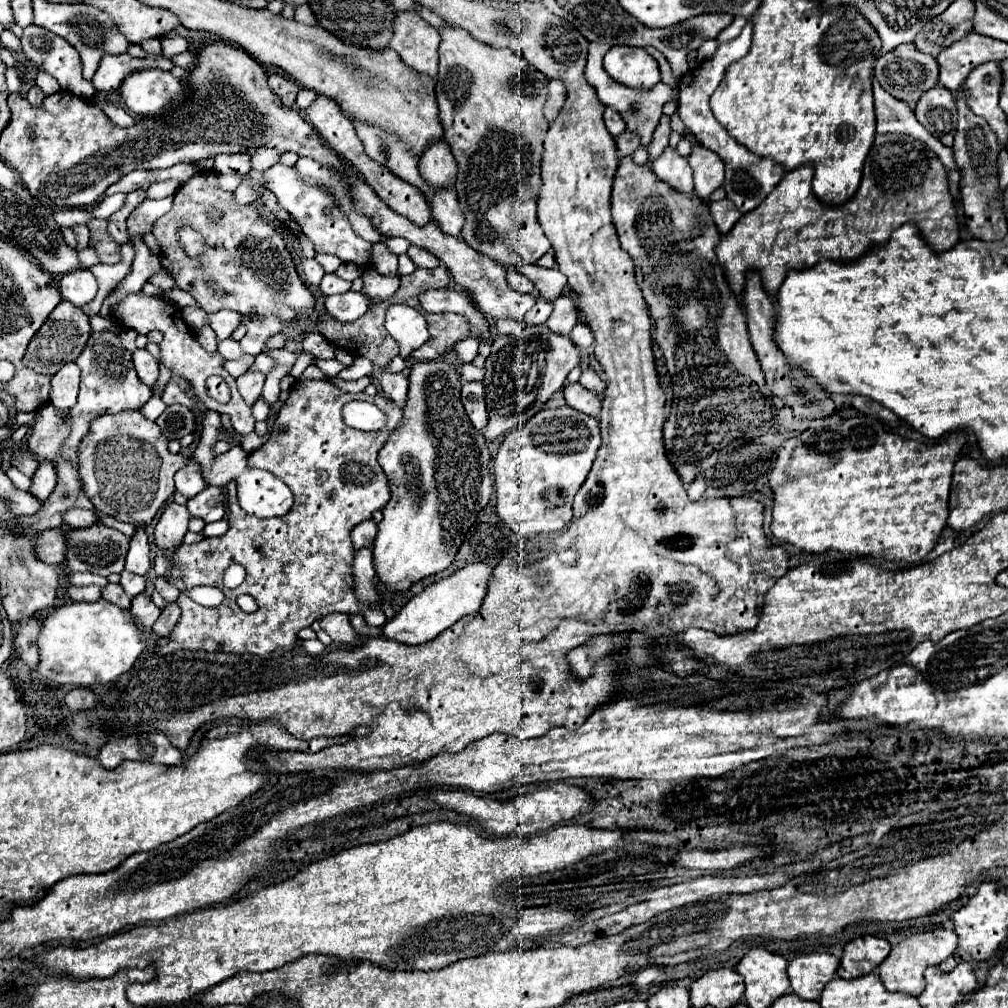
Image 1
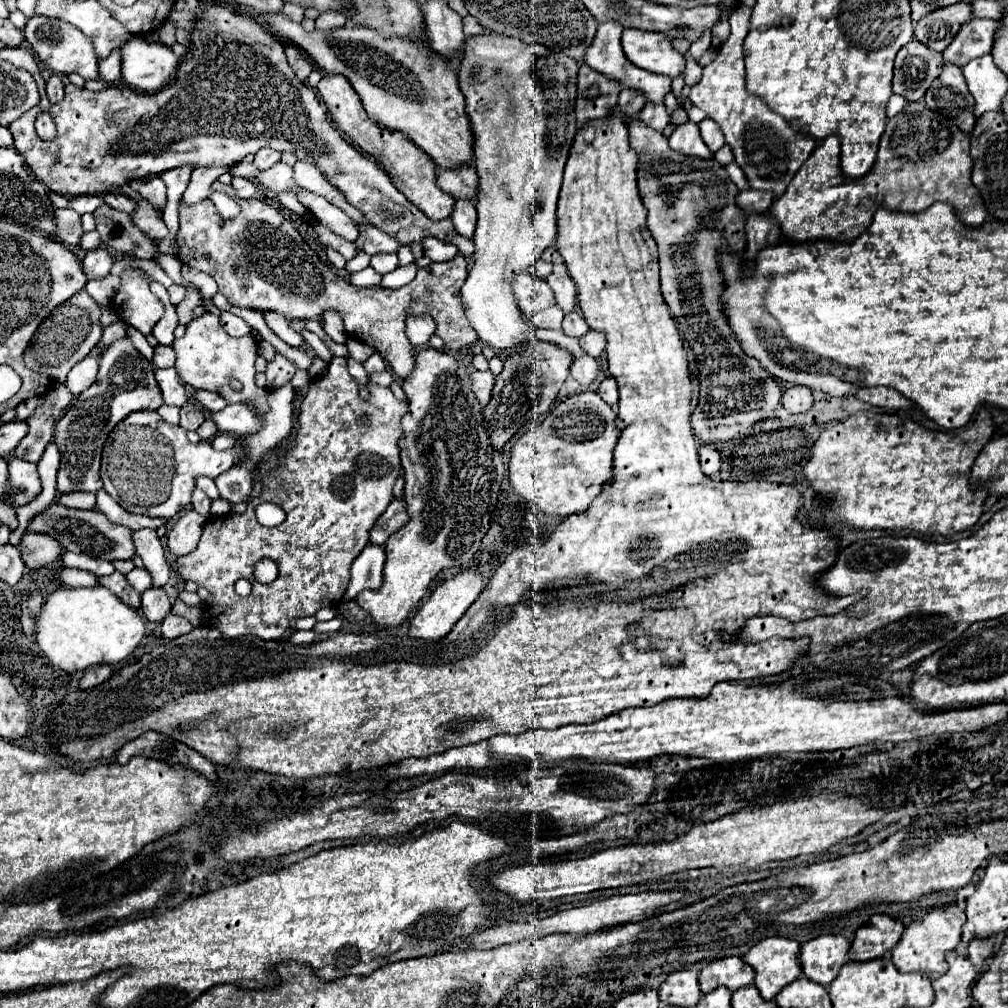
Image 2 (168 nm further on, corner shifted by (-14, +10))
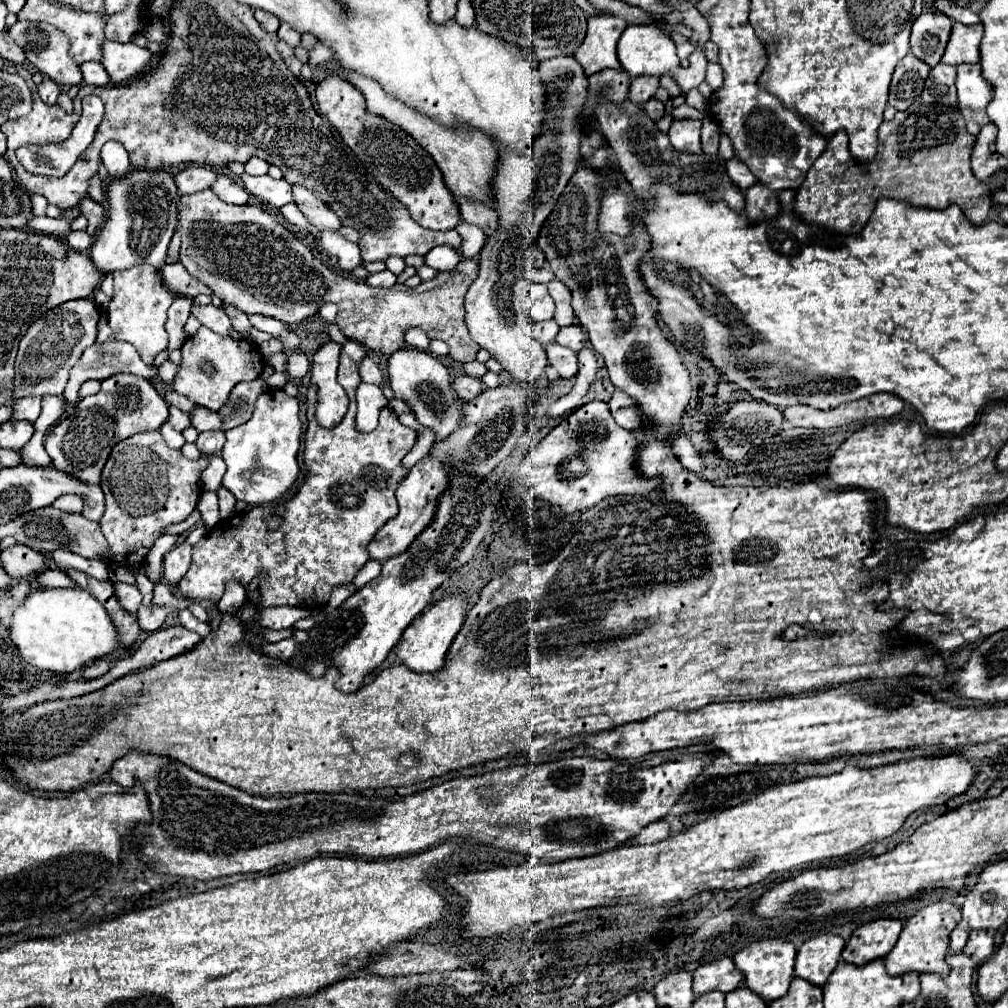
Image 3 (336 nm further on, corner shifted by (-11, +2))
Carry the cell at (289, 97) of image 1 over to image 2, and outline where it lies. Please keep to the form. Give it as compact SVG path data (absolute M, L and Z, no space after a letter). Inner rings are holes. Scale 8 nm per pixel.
M285 47L285 55L287 55L287 61L291 65L291 69L295 71L295 75L299 77L299 81L307 83L307 77L309 73L313 71L313 63L297 49L297 47Z

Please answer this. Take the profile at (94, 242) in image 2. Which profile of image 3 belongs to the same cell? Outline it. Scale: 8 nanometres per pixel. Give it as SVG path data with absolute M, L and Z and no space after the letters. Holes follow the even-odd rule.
M72 231L68 237L66 237L68 245L76 251L88 251L90 245L92 245L92 237L86 233L86 231Z

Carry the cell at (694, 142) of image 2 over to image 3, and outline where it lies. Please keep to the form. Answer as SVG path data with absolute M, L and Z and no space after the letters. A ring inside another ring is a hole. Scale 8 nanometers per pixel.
M674 119L668 131L672 147L676 151L700 153L700 125L698 119Z

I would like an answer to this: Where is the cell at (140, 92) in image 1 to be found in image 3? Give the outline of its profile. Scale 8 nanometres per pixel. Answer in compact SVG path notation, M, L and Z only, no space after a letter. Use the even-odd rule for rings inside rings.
M104 41L102 45L102 65L110 75L110 81L116 85L126 83L128 79L136 77L146 65L154 61L154 55L138 47L134 43L118 43L118 41Z

